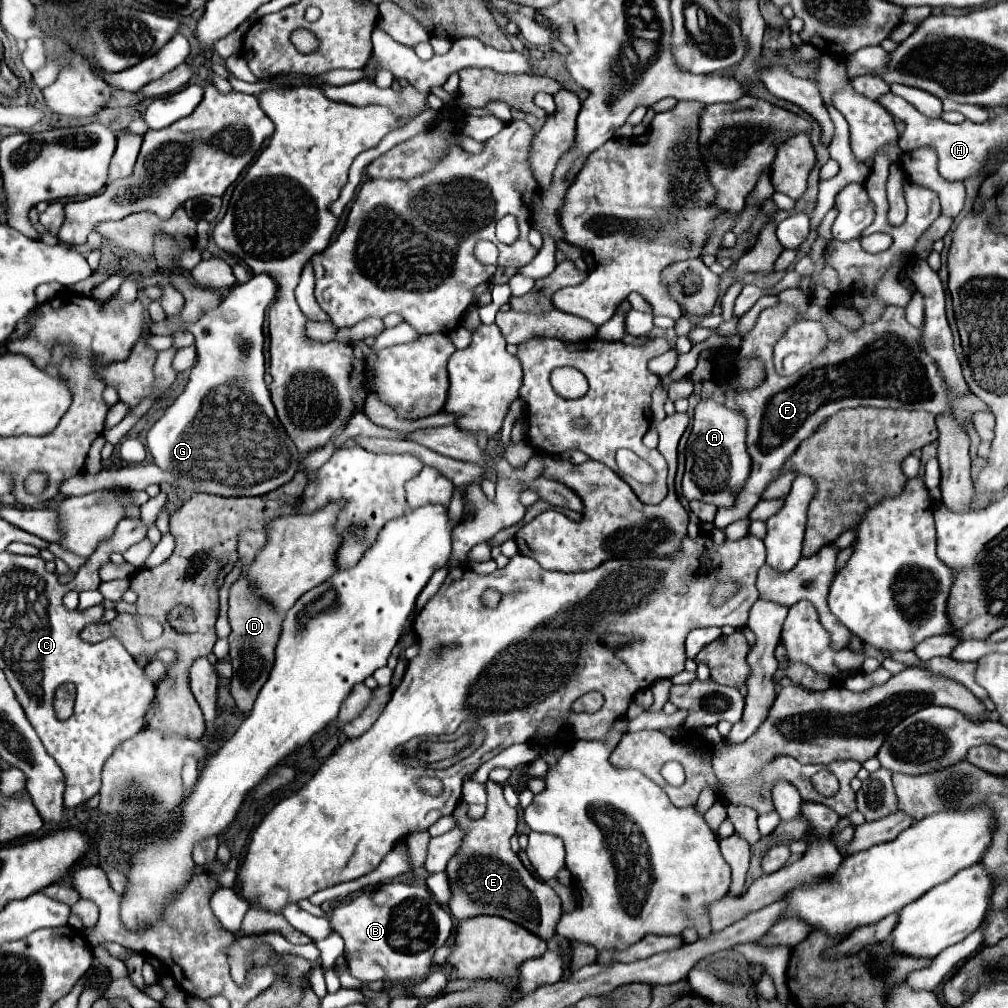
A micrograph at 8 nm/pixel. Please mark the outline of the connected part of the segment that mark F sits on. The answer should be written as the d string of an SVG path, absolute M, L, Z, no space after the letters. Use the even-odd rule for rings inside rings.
M778 302L774 308L762 310L754 328L742 336L740 356L752 358L754 354L766 364L766 380L758 388L736 392L736 404L748 420L748 450L754 466L746 486L736 498L736 506L718 508L714 526L726 528L736 520L748 518L750 510L760 502L760 494L772 480L778 478L786 460L792 452L796 452L800 442L810 438L810 434L814 434L838 410L872 406L944 414L954 406L954 396L942 382L934 360L920 350L920 330L908 324L904 308L888 306L878 322L864 324L860 330L844 328L831 315L831 311L824 314L824 310L813 310L813 307L811 310L811 303L802 315L806 320L822 320L830 342L810 366L792 376L780 376L772 368L772 348L796 318L796 310L792 306Z

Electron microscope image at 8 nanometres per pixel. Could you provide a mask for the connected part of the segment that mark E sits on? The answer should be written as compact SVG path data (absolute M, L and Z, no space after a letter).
M488 780L488 810L480 820L470 820L466 816L468 806L460 802L454 810L454 818L458 826L464 828L468 834L458 850L458 854L448 862L448 878L452 886L452 900L450 912L454 918L464 920L478 914L494 914L508 918L532 934L538 934L542 940L552 940L556 934L556 926L562 918L562 904L556 892L544 884L542 880L534 878L520 858L510 848L510 838L516 832L518 824L518 810L508 806L502 794L502 786Z

